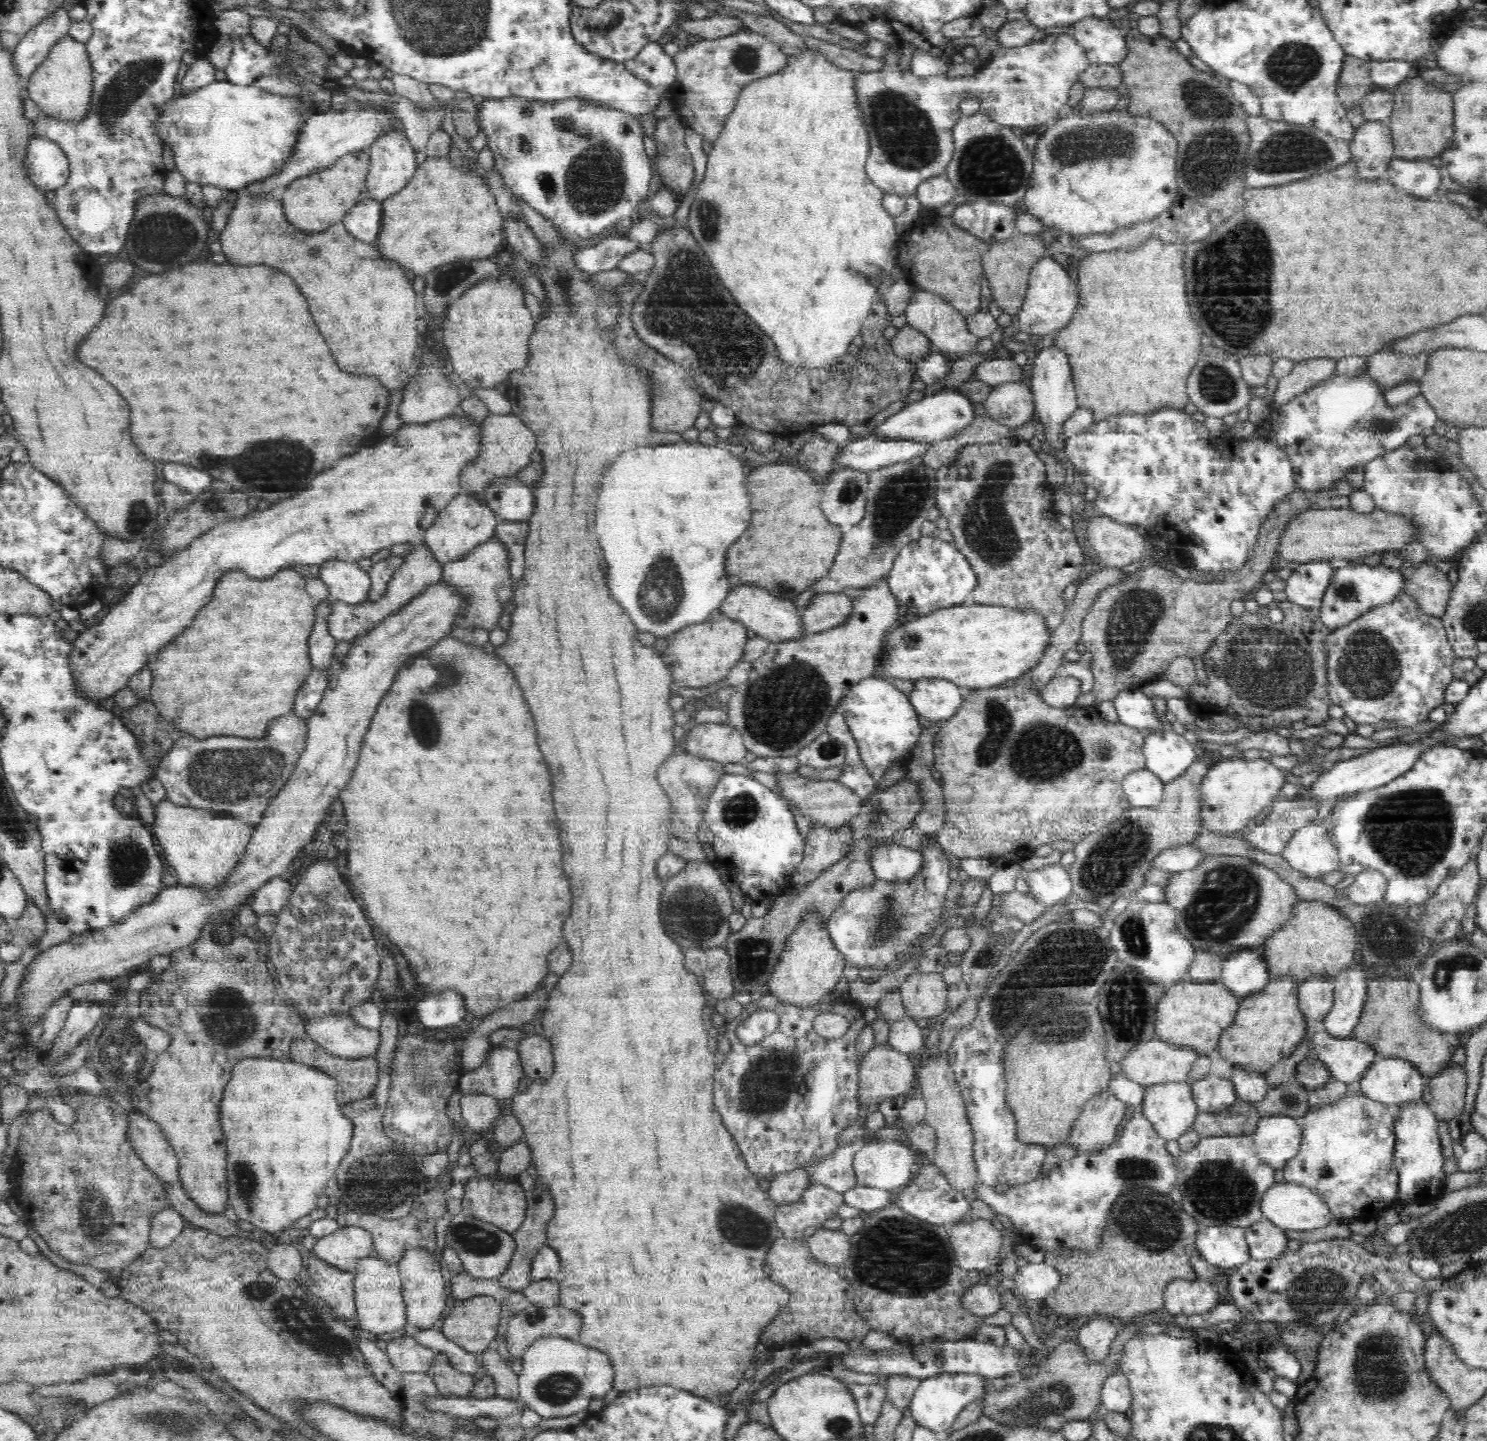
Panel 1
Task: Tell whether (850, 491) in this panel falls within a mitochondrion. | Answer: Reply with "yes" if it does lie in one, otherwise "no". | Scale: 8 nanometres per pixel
yes

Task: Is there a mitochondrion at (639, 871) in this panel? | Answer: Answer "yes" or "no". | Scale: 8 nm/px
no

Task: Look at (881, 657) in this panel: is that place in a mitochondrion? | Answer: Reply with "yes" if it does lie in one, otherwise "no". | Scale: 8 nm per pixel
no

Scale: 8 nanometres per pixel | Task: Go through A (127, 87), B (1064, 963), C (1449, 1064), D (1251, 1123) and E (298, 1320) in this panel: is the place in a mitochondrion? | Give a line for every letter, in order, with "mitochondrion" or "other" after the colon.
A: mitochondrion
B: mitochondrion
C: other
D: other
E: mitochondrion

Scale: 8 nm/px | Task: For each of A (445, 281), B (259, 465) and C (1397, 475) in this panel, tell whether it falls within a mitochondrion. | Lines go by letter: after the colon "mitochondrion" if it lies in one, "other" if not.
A: mitochondrion
B: mitochondrion
C: other

